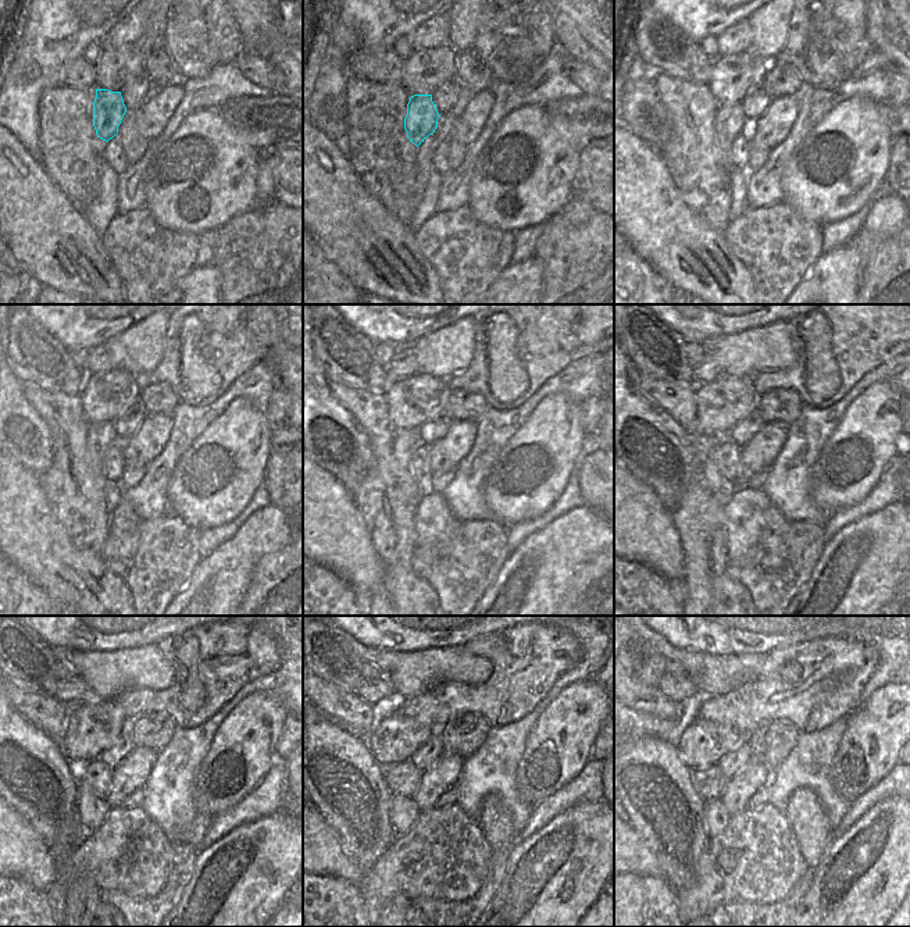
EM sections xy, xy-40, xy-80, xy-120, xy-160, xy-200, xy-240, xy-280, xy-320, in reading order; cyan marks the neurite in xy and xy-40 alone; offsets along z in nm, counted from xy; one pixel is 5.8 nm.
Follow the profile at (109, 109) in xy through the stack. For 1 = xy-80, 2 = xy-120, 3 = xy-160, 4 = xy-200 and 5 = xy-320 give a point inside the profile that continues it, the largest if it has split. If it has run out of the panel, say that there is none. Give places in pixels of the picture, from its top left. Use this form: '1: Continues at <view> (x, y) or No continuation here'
1: Continues at xy-80 (730, 121)
2: Continues at xy-120 (100, 435)
3: Continues at xy-160 (406, 441)
4: Continues at xy-200 (706, 446)
5: Continues at xy-320 (716, 817).

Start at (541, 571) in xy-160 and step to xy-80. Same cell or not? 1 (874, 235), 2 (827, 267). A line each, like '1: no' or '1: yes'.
1: yes
2: yes

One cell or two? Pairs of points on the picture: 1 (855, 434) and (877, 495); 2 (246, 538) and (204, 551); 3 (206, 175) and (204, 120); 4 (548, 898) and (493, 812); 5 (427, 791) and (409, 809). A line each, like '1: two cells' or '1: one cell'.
1: two cells
2: two cells
3: one cell
4: two cells
5: two cells

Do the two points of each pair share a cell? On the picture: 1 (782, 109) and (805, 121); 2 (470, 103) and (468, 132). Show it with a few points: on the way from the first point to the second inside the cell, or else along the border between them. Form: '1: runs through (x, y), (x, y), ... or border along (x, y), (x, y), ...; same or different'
1: border along (793, 95), (798, 114), (791, 131), (778, 145); different
2: runs through (470, 110), (467, 125); same

